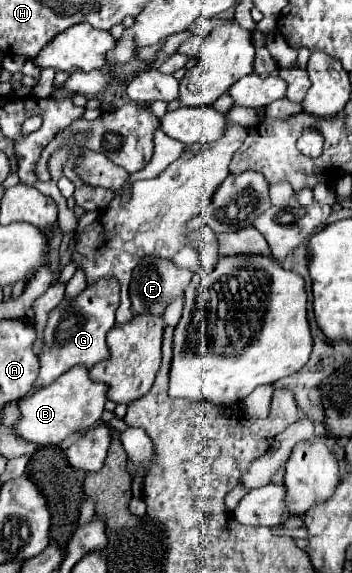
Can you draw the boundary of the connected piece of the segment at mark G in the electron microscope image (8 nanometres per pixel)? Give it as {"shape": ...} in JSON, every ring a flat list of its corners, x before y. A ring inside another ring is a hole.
{"shape":[[99,279,87,285,75,299,63,299,51,313,45,327,45,349,39,359,41,369,35,385,51,385,59,375,75,365,91,369,95,363,107,359,105,335,115,325,115,311,119,307,119,283,115,279]]}

